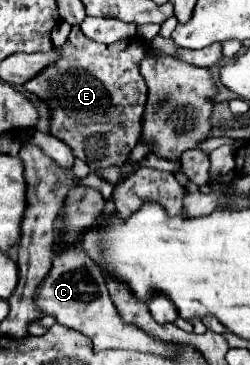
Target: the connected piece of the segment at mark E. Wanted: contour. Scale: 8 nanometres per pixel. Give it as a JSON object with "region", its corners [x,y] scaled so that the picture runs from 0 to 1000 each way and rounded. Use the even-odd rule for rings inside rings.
{"region":[[[296,71],[272,110],[248,126],[232,126],[224,142],[240,148],[240,159],[208,181],[184,181],[160,203],[144,203],[144,214],[112,219],[112,230],[96,230],[104,252],[152,263],[168,279],[192,285],[192,296],[200,296],[200,367],[216,367],[224,378],[264,389],[288,405],[296,427],[336,438],[368,466],[476,455],[488,460],[480,488],[504,485],[560,455],[600,455],[624,466],[696,471],[704,455],[688,444],[664,444],[664,438],[608,427],[608,422],[592,422],[584,433],[520,458],[496,458],[520,447],[520,411],[552,389],[560,329],[568,329],[576,290],[584,290],[592,241],[584,241],[576,208],[560,203],[560,170],[600,148],[592,115],[560,99],[528,99],[528,104],[496,104],[480,115],[456,115],[456,121],[392,121],[392,115],[368,115],[360,104],[344,104],[328,93],[320,71]]]}

